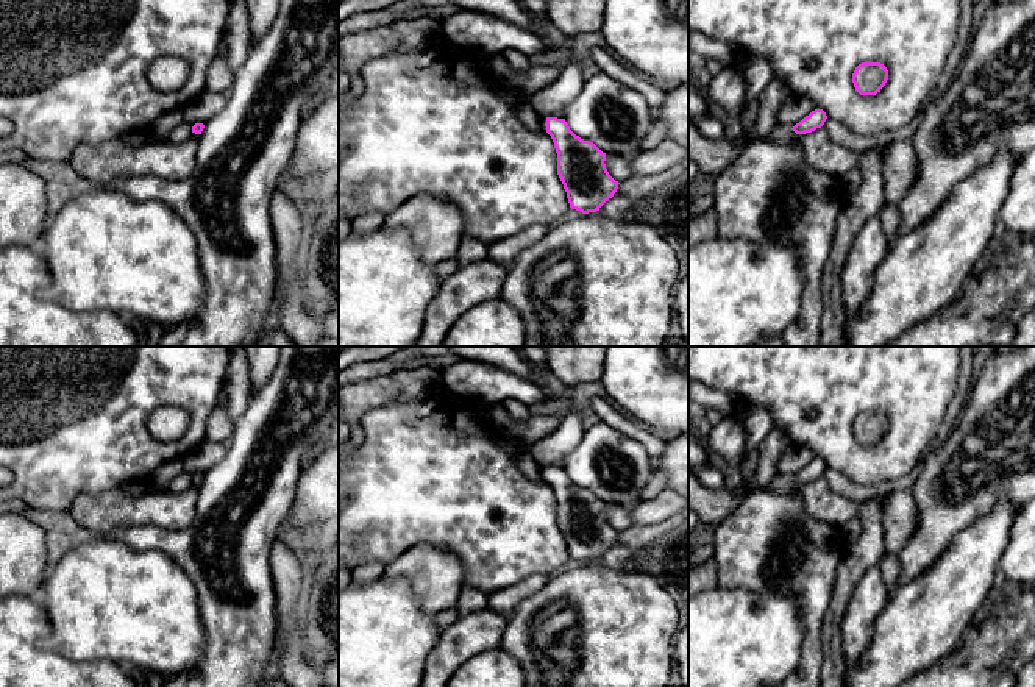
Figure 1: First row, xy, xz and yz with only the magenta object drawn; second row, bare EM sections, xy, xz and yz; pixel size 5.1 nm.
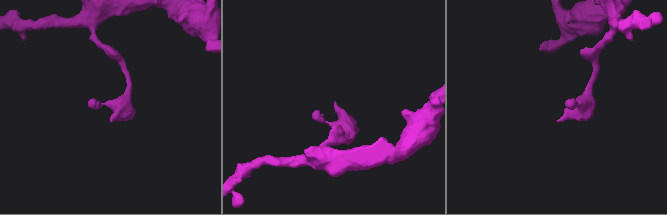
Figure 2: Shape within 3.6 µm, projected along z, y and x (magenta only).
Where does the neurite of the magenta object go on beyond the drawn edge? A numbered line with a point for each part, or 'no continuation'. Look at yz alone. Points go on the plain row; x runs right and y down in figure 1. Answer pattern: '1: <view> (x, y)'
1: yz (781, 483)

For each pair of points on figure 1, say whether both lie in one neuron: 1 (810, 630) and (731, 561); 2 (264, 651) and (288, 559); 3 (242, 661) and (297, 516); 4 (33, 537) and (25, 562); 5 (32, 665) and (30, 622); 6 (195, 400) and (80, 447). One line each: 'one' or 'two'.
1: one
2: two
3: two
4: one
5: one
6: one

